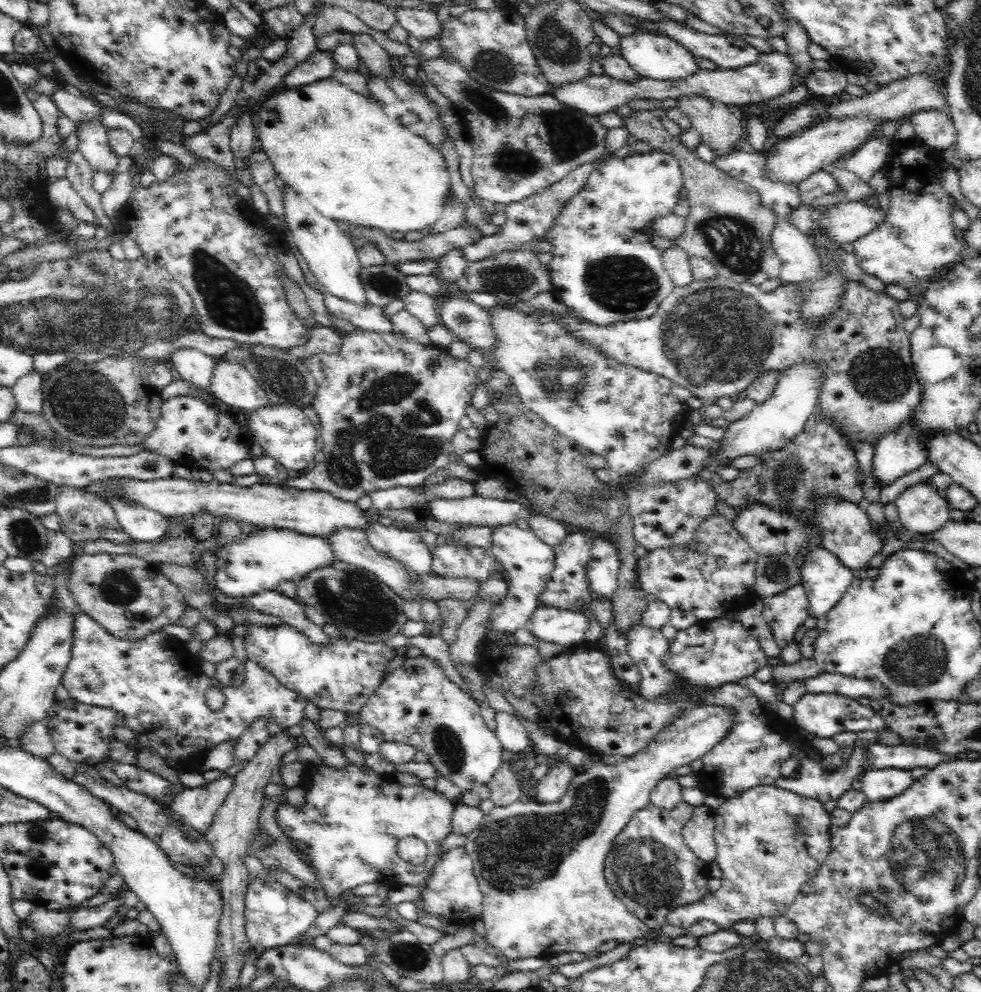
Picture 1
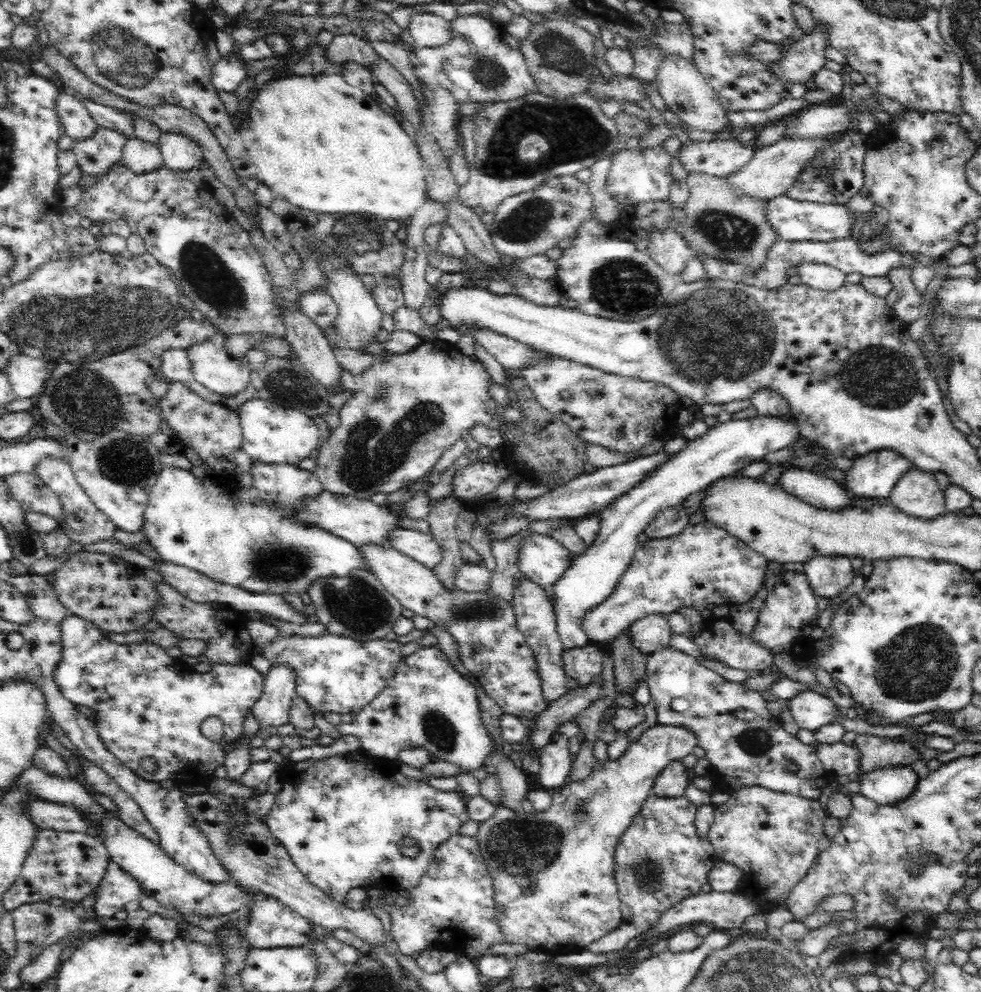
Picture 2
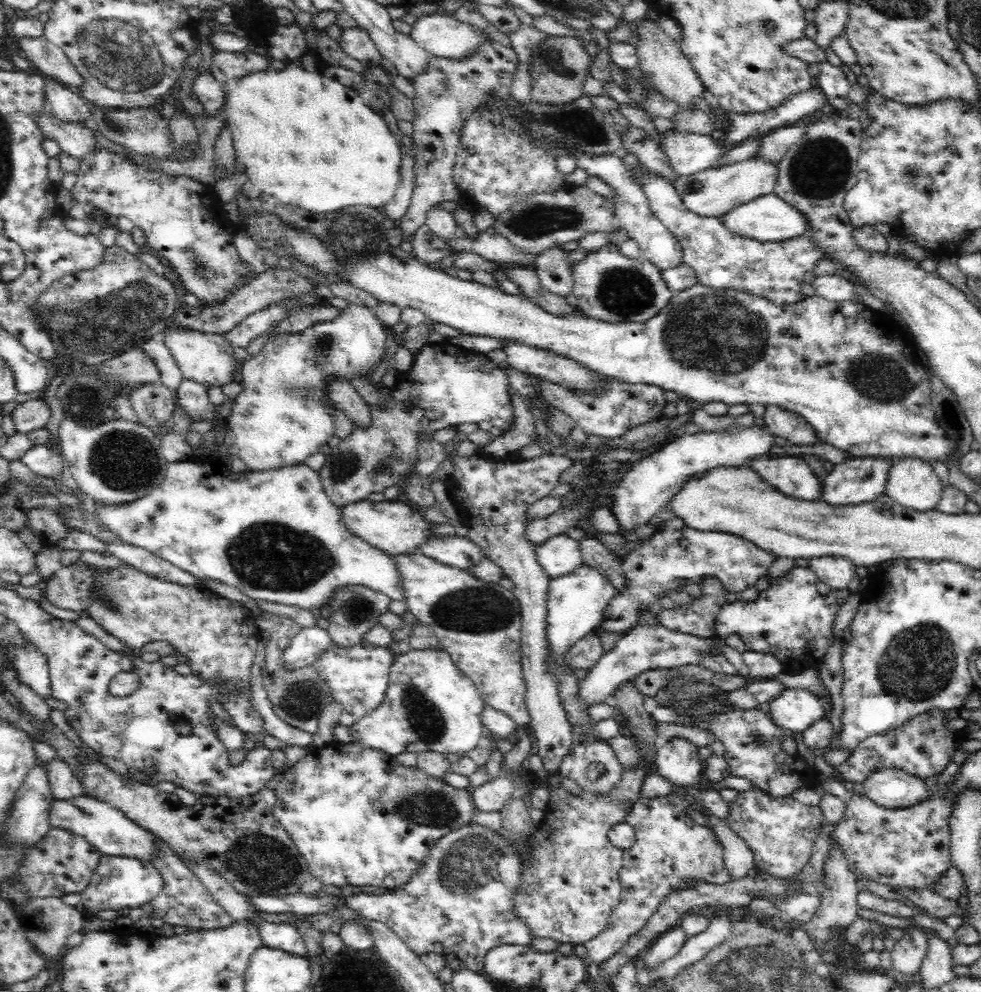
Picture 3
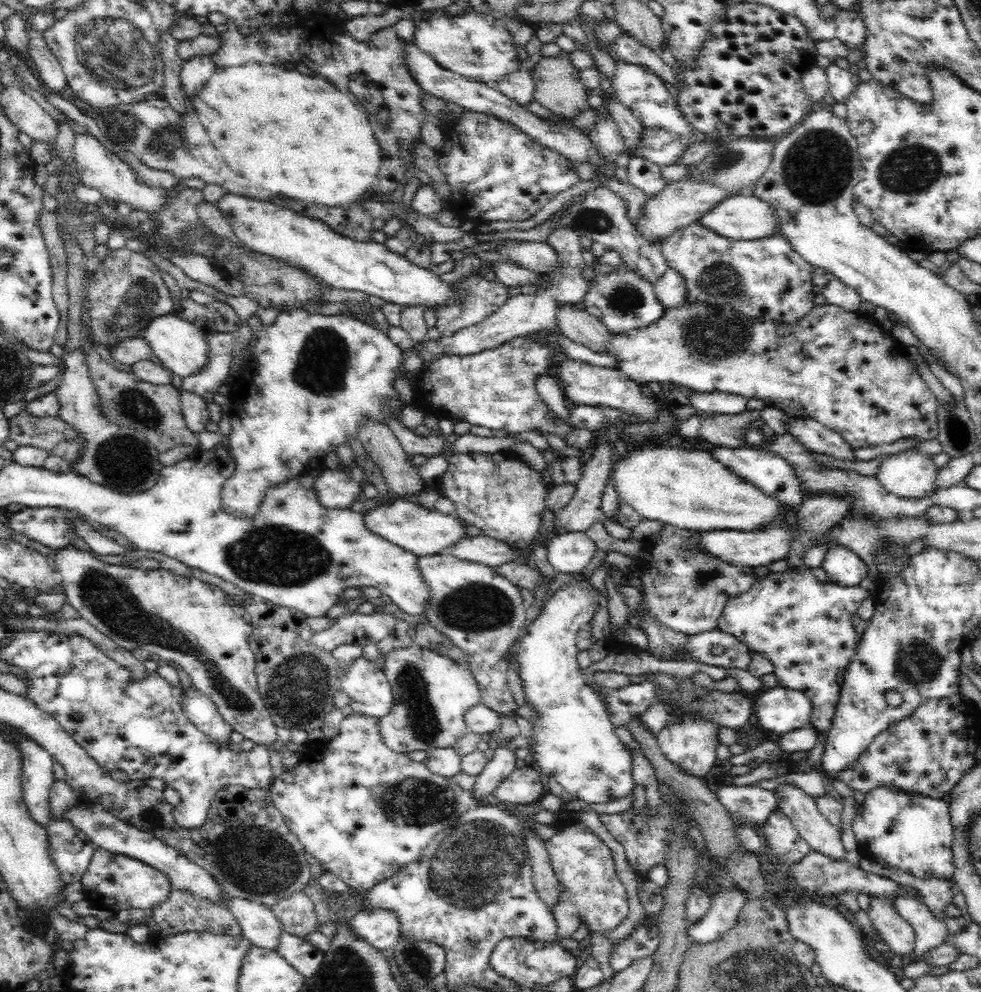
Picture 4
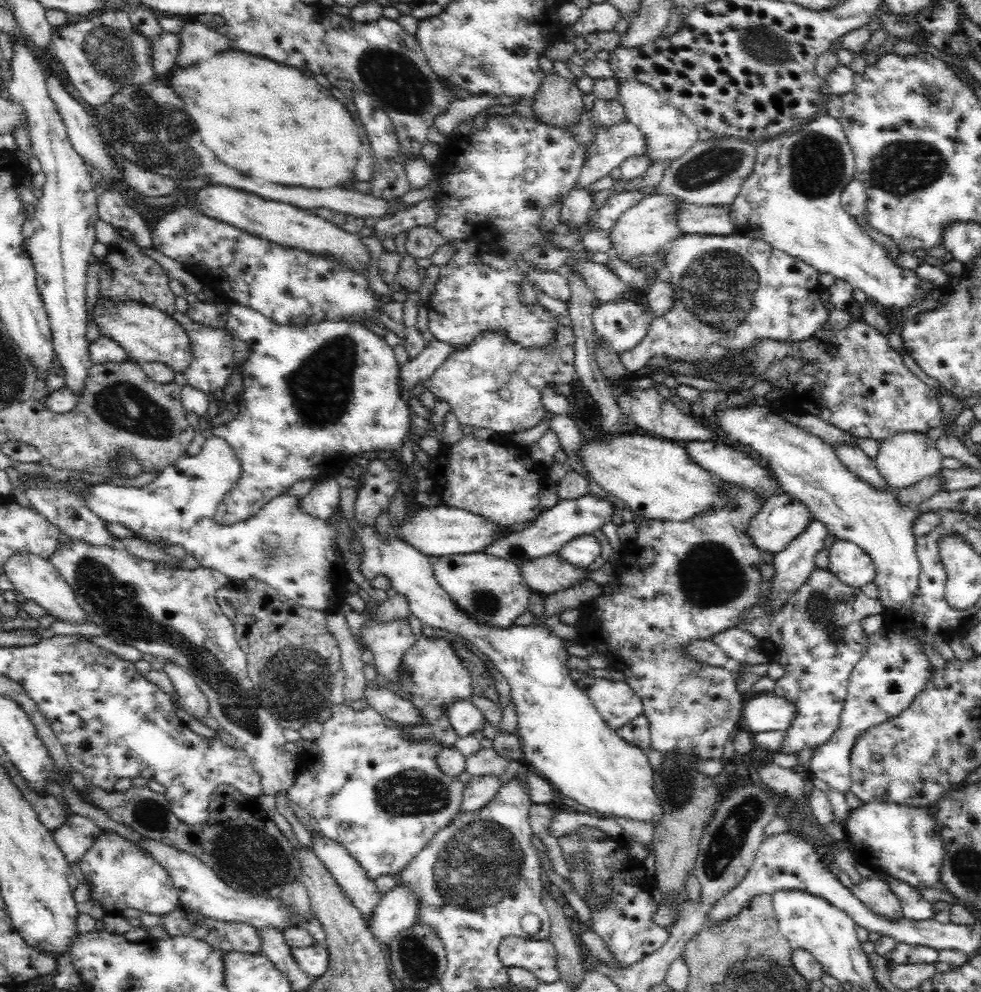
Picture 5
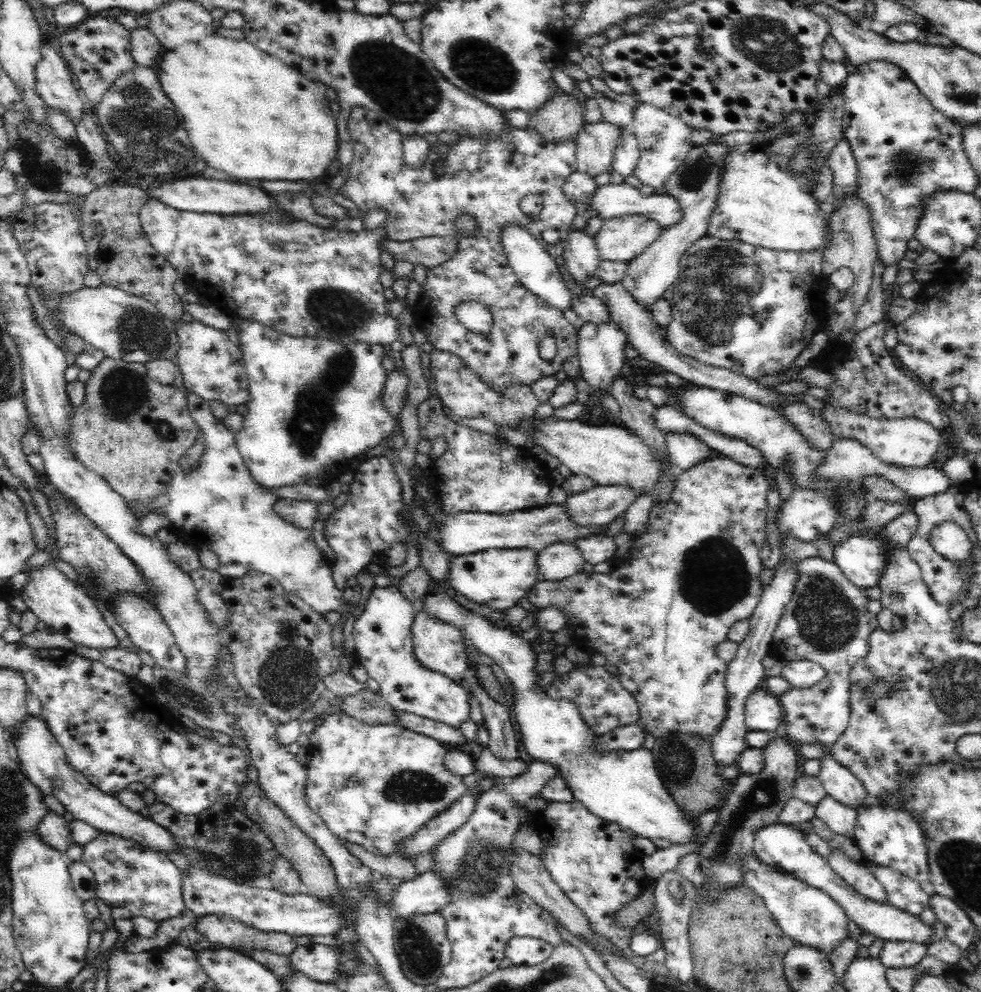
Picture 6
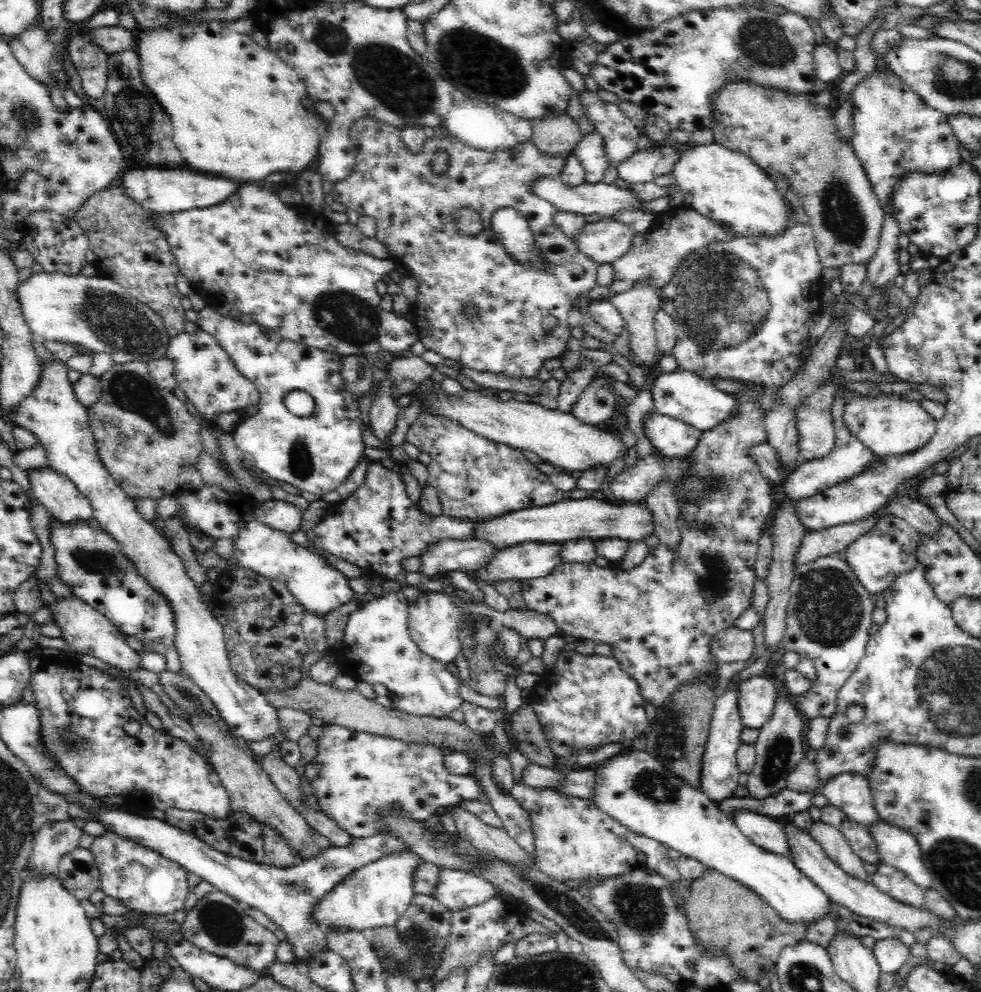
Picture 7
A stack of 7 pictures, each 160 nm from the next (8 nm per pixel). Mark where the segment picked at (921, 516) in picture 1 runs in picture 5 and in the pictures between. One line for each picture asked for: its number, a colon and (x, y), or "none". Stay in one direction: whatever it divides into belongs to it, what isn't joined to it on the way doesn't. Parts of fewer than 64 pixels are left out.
2: (916, 493)
3: (911, 482)
4: (911, 474)
5: (906, 458)

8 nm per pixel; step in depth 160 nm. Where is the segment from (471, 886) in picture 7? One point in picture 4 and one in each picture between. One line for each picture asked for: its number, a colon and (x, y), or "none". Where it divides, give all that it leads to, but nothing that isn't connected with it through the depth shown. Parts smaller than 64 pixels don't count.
4: (379, 928)
5: (398, 908)
6: (427, 893)

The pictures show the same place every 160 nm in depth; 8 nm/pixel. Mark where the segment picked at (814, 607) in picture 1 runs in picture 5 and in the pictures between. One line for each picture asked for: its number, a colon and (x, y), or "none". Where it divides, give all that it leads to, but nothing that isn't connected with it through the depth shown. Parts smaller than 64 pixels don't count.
2: (829, 575)
3: (839, 573)
4: (844, 568)
5: (852, 566)

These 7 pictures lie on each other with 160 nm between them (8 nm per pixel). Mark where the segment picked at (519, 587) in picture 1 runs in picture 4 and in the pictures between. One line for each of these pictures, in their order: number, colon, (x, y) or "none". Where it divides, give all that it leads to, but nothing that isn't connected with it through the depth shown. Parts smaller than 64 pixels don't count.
2: (543, 560)
3: (560, 555)
4: (573, 552)

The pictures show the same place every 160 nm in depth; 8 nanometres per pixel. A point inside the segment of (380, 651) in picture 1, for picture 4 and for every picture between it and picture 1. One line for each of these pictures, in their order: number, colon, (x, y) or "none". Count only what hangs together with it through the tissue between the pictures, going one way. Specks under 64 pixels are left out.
2: (337, 674)
3: (358, 676)
4: (370, 693)

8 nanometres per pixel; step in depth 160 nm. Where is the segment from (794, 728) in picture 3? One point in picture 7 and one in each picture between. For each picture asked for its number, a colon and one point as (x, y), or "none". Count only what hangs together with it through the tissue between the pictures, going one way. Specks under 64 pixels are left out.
4: (777, 710)
5: (763, 713)
6: (763, 712)
7: (757, 695)

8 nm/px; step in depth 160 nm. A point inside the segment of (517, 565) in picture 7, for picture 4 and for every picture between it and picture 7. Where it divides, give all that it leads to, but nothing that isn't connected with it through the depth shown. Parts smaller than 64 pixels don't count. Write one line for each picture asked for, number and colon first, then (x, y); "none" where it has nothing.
4: (482, 613)
5: (490, 589)
6: (498, 578)

